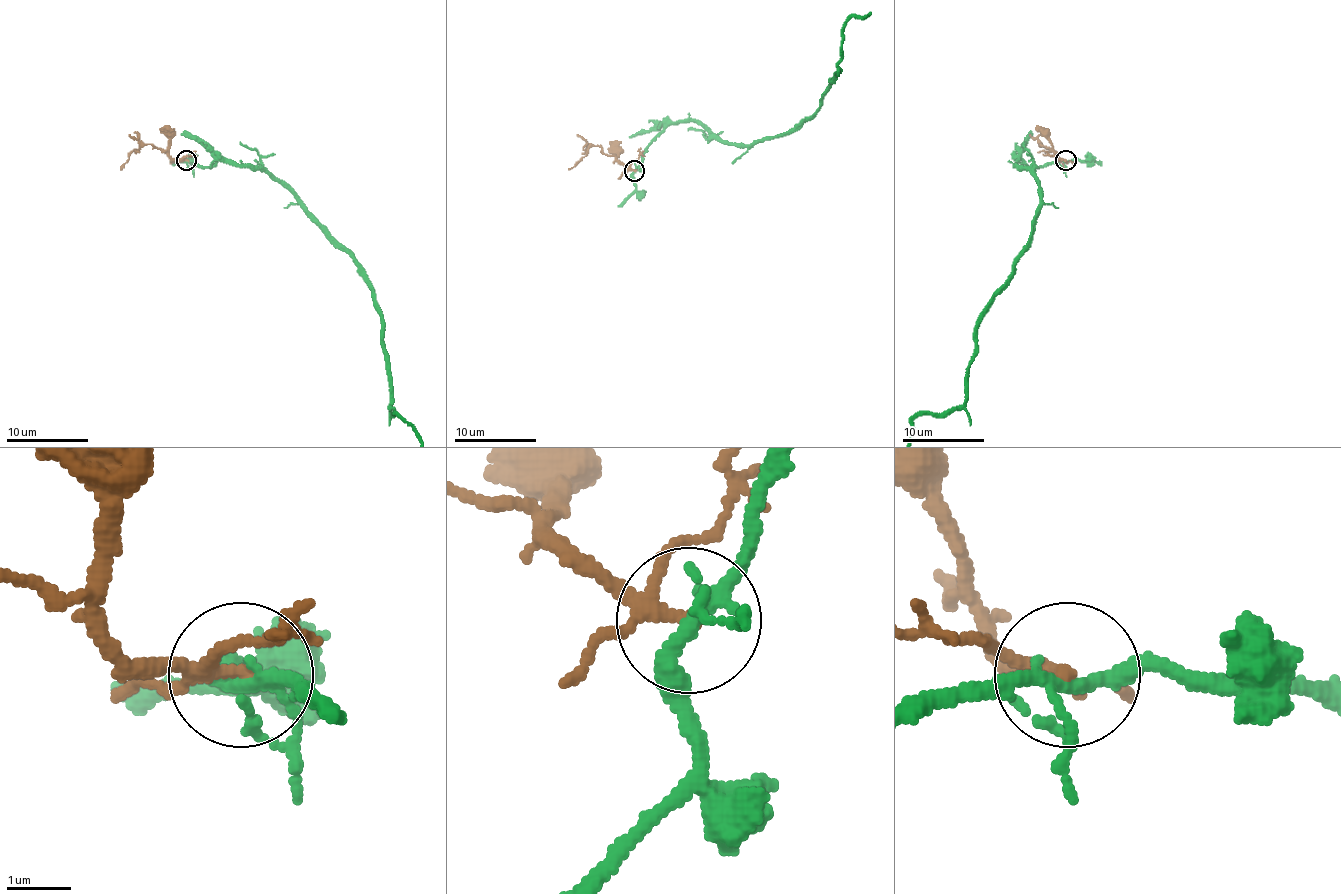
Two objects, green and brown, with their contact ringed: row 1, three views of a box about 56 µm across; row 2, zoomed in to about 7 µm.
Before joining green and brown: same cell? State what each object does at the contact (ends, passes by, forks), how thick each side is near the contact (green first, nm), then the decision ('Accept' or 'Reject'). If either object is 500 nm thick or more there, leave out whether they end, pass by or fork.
At the ring green forks. At the ring brown forks. Thickness 200 nm (green) against 160 nm. Reject

